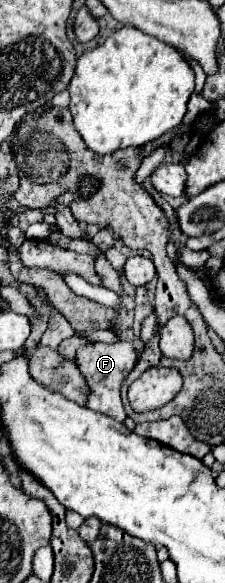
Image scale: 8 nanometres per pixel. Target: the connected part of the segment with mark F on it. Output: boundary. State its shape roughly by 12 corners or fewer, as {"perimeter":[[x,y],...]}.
{"perimeter":[[118,340],[78,348],[86,406],[124,422],[120,386],[138,362]]}

